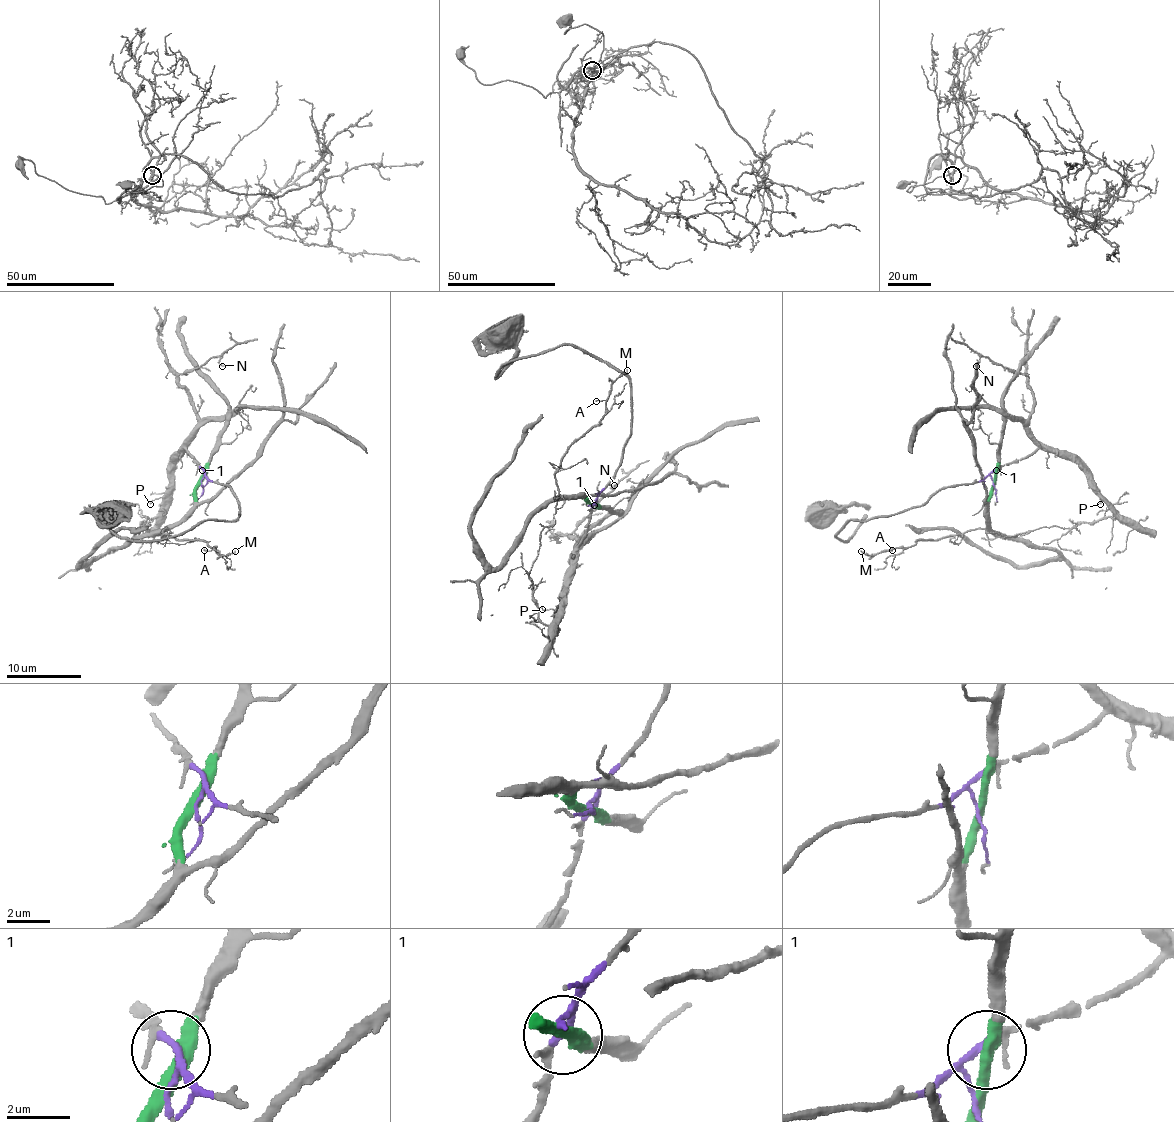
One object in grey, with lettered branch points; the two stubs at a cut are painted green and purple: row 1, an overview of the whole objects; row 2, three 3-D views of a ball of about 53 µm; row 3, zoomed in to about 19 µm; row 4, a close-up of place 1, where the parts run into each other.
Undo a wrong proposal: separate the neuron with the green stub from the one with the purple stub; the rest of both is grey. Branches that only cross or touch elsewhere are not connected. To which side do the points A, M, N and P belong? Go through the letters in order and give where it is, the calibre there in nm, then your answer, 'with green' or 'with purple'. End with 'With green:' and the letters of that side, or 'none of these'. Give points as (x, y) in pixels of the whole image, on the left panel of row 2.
A: (204, 550) | 110 nm | with green
M: (235, 551) | 100 nm | with green
N: (222, 366) | 110 nm | with purple
P: (150, 504) | 110 nm | with purple
With green: A, M

